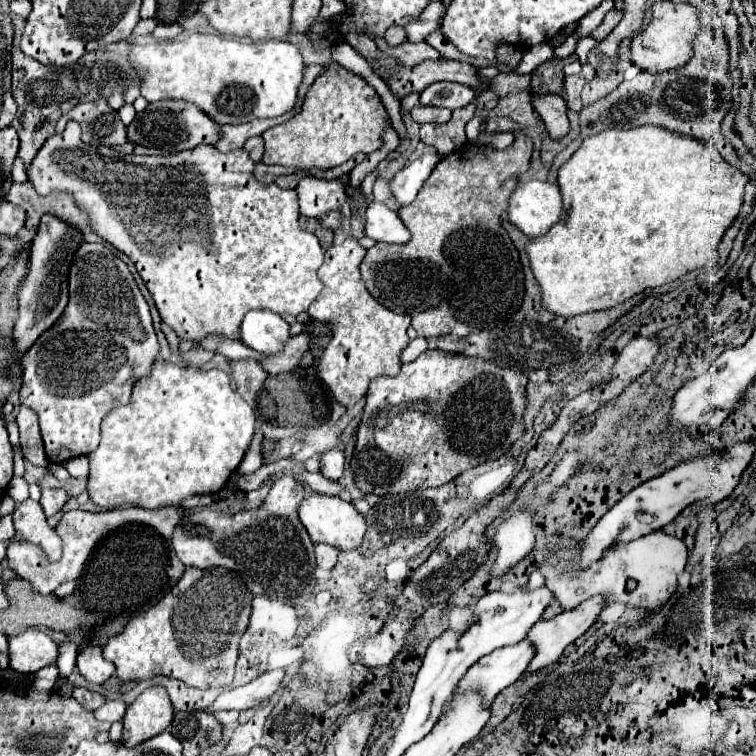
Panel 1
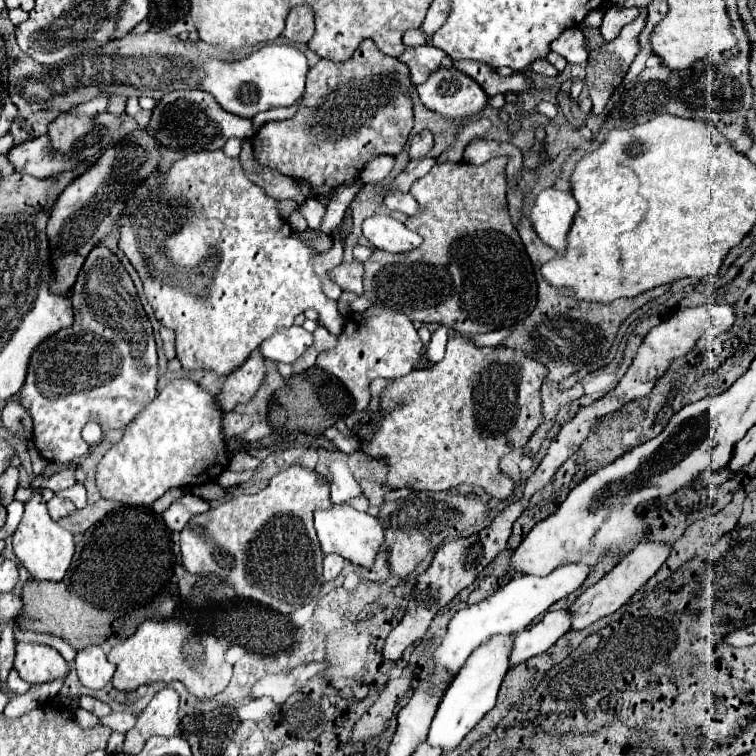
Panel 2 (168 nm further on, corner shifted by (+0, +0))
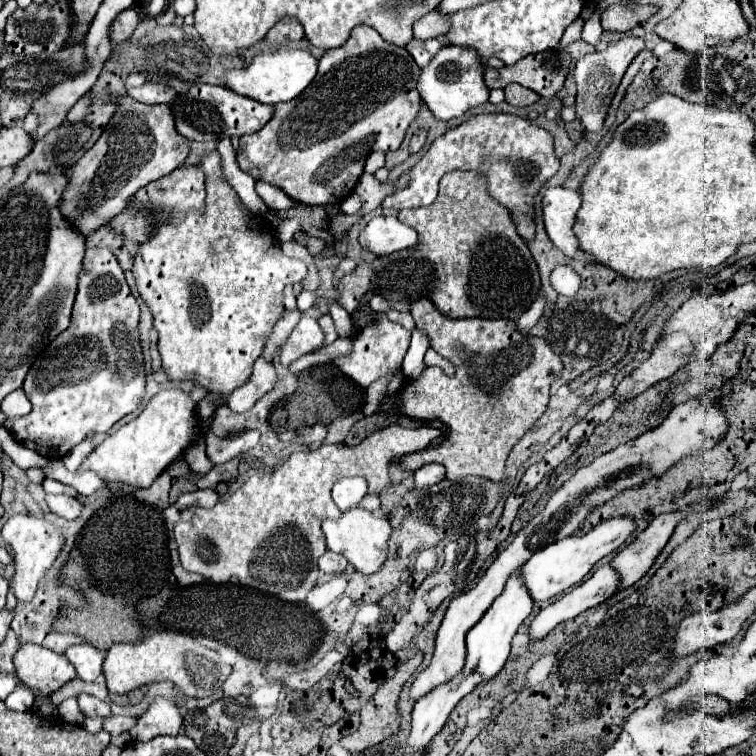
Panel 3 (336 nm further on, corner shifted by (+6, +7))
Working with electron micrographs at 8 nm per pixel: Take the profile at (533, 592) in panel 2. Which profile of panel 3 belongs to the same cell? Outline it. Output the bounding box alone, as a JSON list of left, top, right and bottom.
[521,517,637,601]

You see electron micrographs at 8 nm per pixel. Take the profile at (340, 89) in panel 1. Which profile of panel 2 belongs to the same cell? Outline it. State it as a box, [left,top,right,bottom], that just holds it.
[253,40,413,194]

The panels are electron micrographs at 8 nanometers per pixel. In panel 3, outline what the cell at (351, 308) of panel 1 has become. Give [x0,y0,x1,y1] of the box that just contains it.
[335,313,411,387]

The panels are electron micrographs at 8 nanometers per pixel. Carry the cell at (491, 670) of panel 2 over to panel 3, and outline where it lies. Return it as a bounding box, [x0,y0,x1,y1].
[465,567,535,683]

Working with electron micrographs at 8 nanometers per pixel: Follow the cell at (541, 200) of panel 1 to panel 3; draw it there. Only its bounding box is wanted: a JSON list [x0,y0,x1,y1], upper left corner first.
[543,187,581,257]

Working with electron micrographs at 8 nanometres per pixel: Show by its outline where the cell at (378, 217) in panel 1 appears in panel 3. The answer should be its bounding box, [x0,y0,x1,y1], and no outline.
[359,217,417,255]

